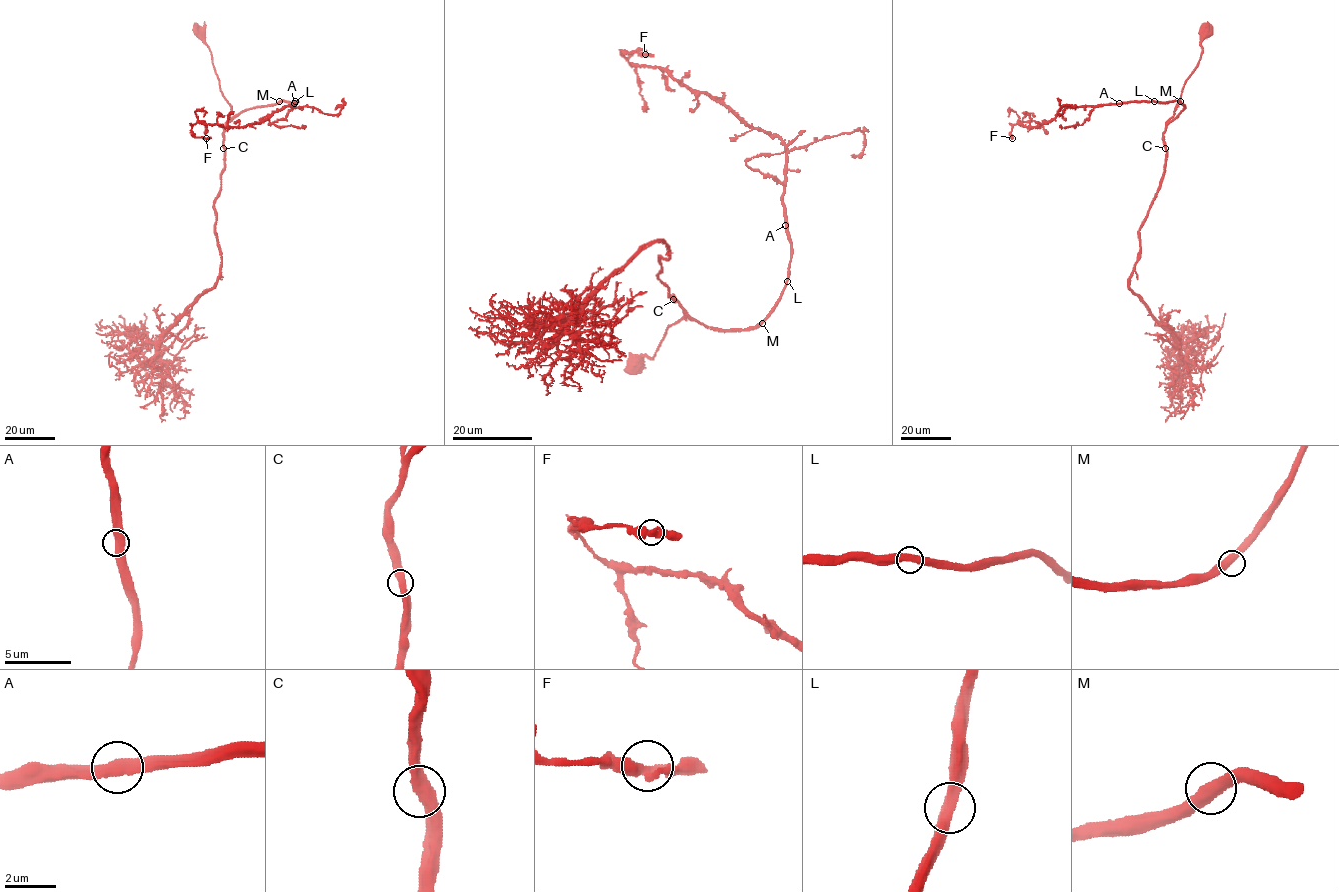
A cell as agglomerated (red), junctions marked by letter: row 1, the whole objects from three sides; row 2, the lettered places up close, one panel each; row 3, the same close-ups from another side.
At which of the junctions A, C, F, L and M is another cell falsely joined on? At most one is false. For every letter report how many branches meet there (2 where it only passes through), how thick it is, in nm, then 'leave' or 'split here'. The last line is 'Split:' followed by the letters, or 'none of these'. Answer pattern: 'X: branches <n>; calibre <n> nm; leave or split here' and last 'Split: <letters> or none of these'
A: branches 2; calibre 480 nm; leave
C: branches 2; calibre 500 nm; leave
F: branches 2; calibre 480 nm; leave
L: branches 2; calibre 480 nm; leave
M: branches 2; calibre 500 nm; leave
Split: none of these

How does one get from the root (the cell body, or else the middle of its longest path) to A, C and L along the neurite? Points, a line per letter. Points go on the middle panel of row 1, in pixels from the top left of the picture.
A: (635, 367), (684, 315), (681, 305), (715, 329), (757, 326), (787, 279), (785, 225)
C: (635, 367), (638, 371), (644, 356), (655, 354), (667, 328), (684, 315), (683, 307), (672, 296), (673, 299)
L: (635, 367), (684, 315), (681, 305), (715, 329), (752, 328), (787, 281)

